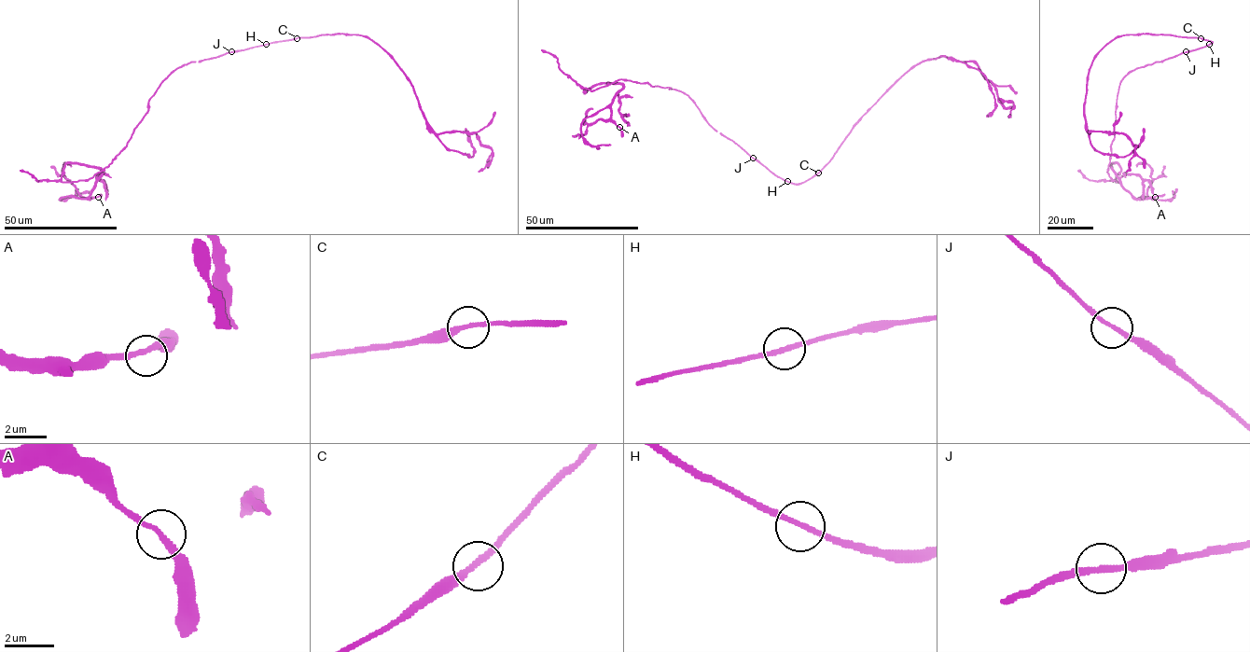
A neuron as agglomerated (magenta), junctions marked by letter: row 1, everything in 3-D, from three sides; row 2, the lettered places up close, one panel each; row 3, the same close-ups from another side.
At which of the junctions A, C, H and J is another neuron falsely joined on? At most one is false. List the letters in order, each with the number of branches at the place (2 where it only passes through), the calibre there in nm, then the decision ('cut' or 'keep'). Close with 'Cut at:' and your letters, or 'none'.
A: 2 | 200 nm | keep
C: 2 | 200 nm | keep
H: 2 | 200 nm | keep
J: 2 | 200 nm | keep
Cut at: none

